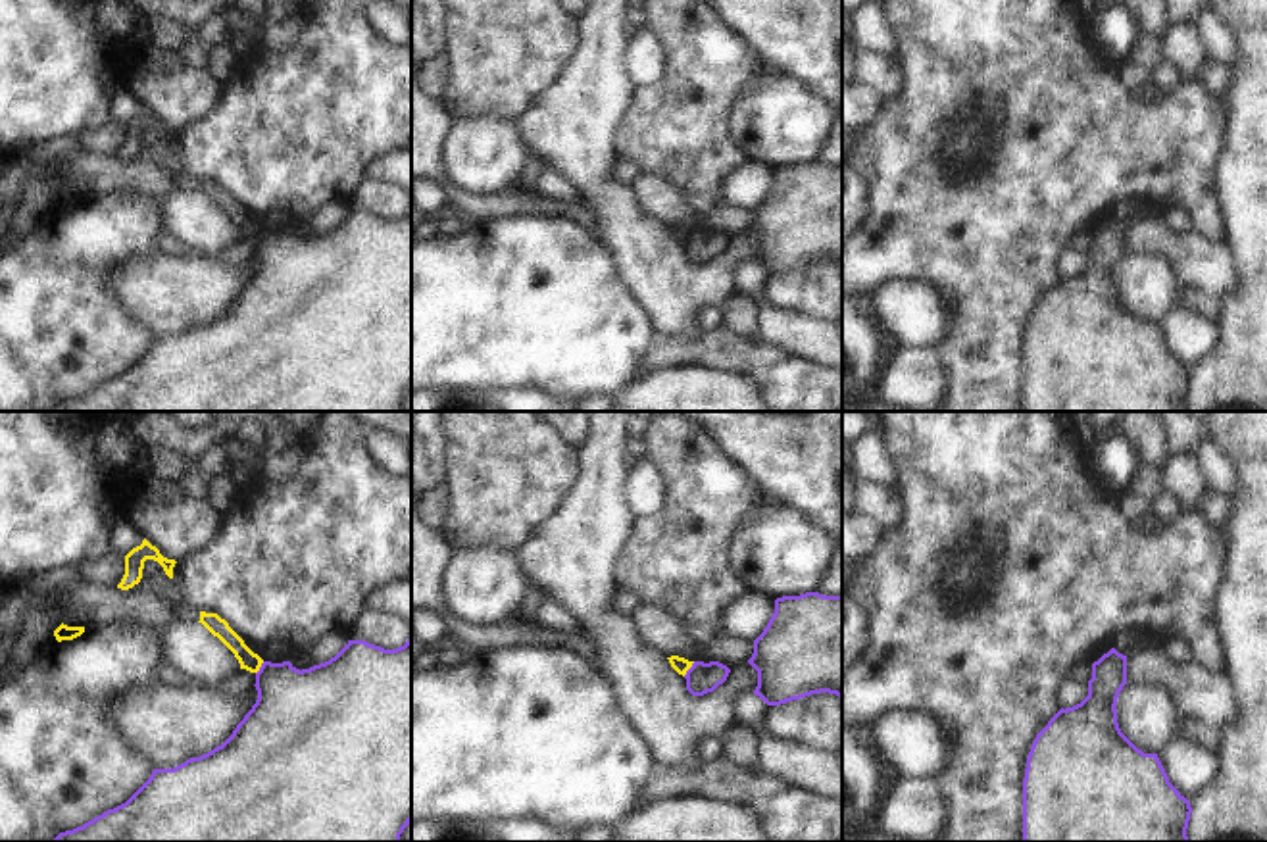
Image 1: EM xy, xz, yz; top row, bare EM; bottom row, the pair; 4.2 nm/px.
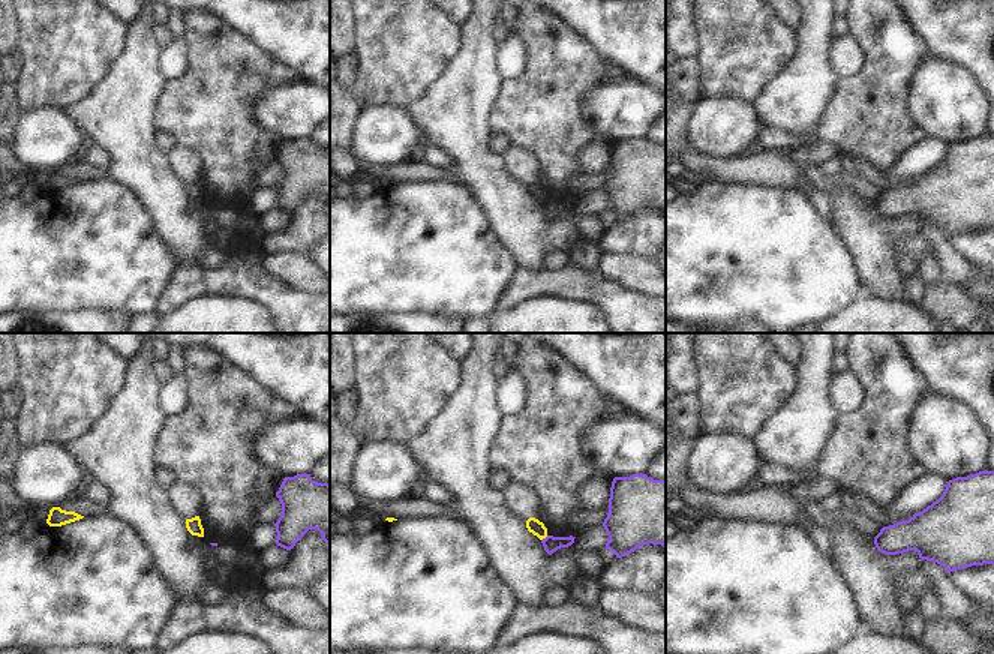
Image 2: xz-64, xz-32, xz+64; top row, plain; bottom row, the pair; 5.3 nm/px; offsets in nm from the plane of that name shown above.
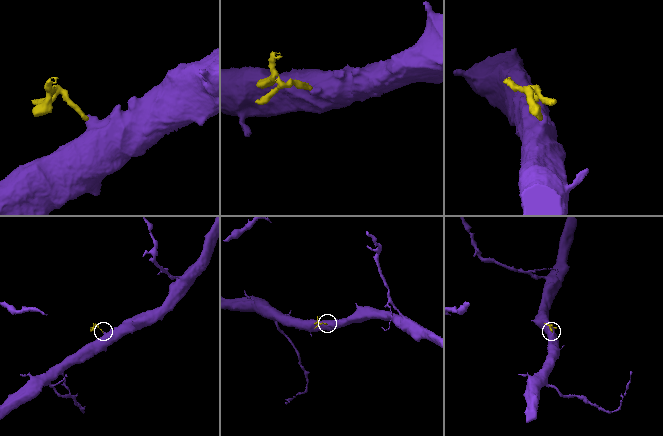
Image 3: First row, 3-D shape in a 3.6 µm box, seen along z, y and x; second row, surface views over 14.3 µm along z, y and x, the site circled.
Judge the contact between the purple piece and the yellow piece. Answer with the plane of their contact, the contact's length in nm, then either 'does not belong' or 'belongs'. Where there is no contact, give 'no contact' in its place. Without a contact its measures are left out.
contact in xz; length 80 nm; does not belong

